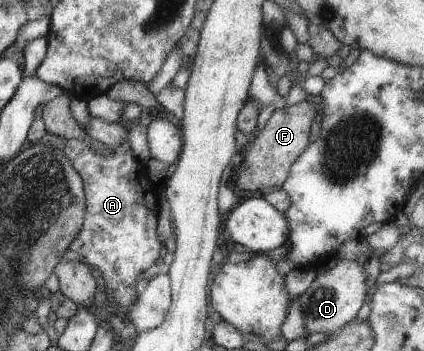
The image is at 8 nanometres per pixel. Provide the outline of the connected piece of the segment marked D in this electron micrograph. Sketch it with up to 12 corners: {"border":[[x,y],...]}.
{"border":[[339,258],[297,297],[306,334],[330,335],[364,304],[362,261]]}

